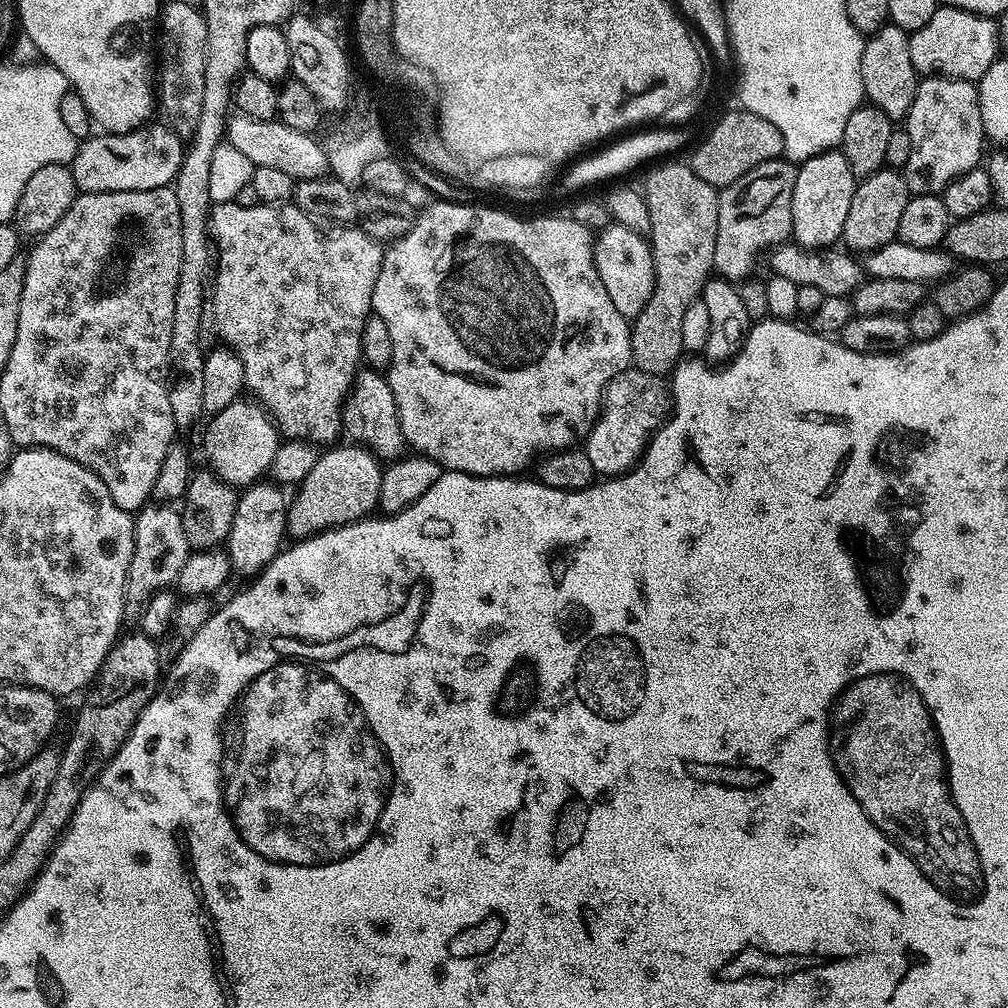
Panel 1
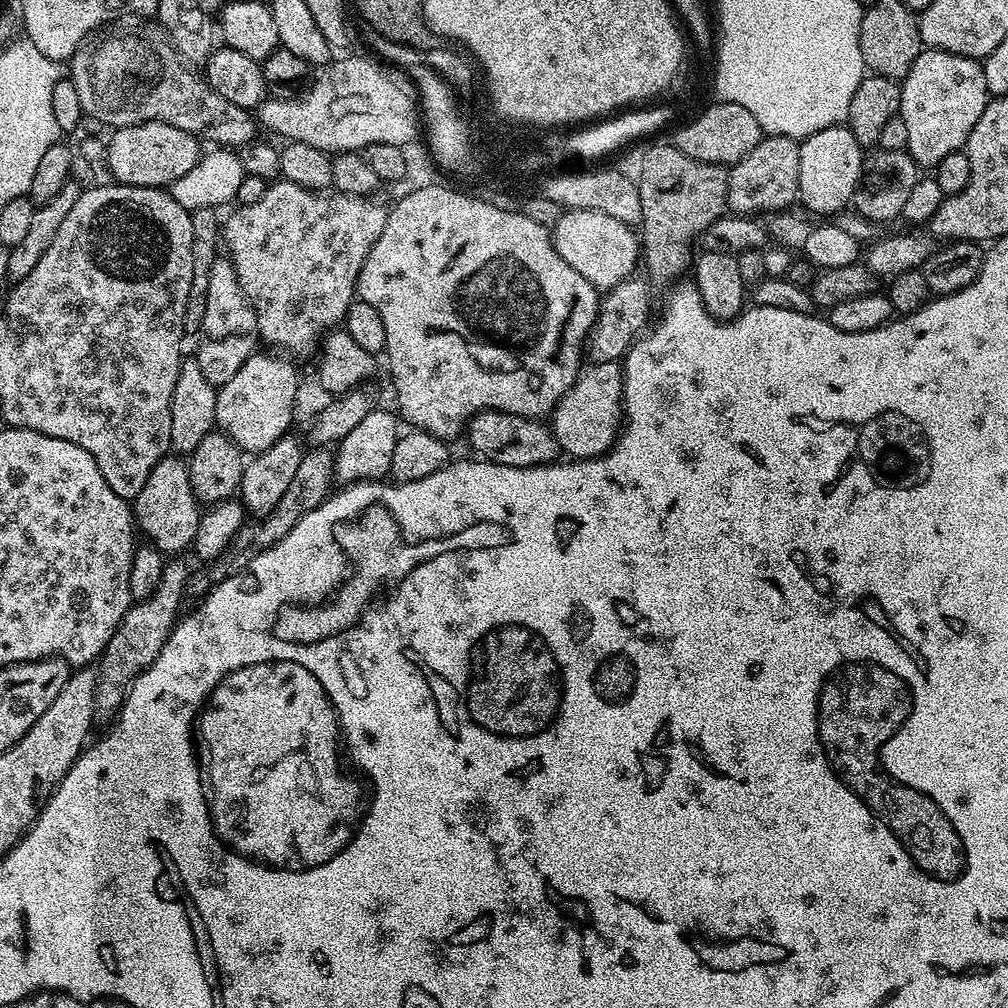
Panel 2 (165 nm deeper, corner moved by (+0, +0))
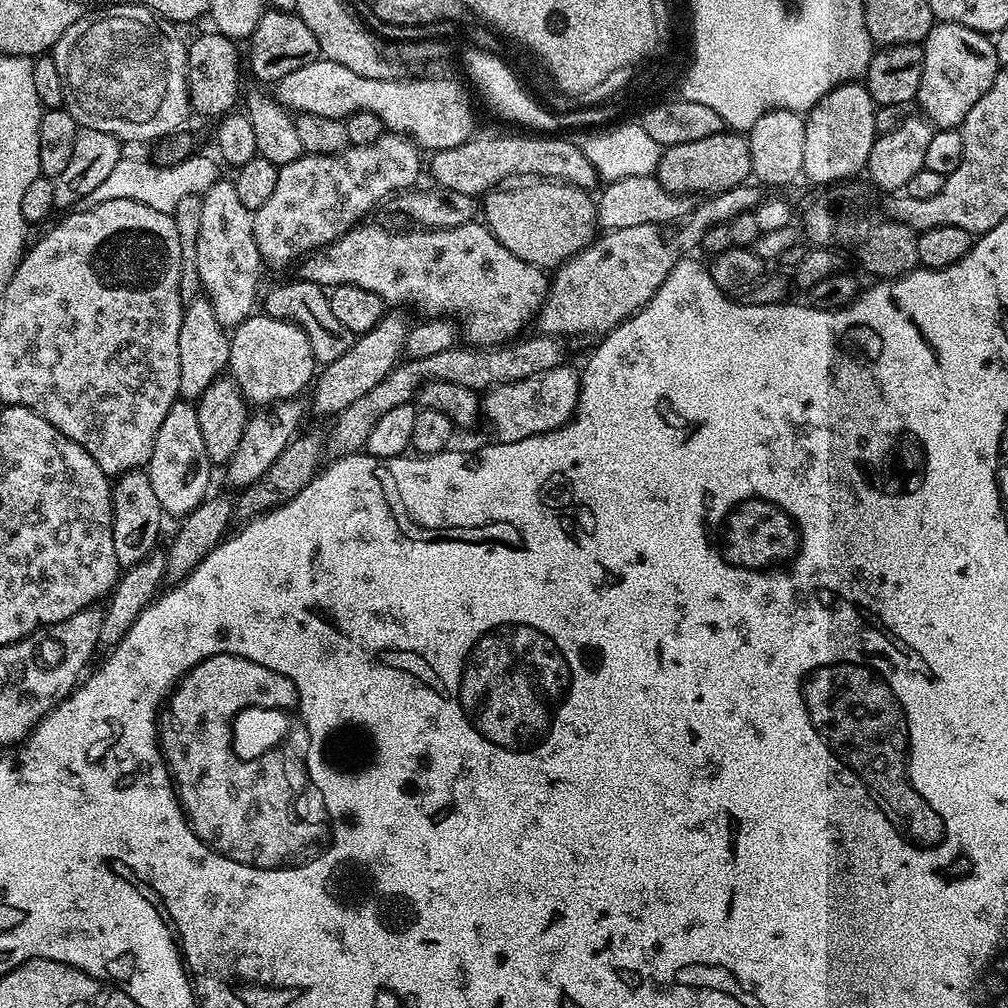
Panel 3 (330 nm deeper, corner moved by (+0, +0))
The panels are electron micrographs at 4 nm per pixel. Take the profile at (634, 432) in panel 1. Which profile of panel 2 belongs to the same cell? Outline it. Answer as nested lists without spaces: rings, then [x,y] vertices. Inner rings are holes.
[[[620,360],[589,363],[572,384],[571,390],[556,403],[550,414],[550,427],[561,451],[578,460],[602,456],[616,442],[622,427],[624,374]]]

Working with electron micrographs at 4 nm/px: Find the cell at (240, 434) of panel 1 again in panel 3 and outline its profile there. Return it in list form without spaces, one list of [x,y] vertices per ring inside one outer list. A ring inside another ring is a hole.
[[[253,314],[247,320],[236,325],[230,336],[230,354],[228,368],[231,379],[235,380],[240,393],[252,406],[271,406],[279,400],[291,400],[301,395],[300,391],[307,389],[313,383],[318,372],[318,361],[310,350],[310,338],[297,324],[290,320],[279,320],[273,316]]]

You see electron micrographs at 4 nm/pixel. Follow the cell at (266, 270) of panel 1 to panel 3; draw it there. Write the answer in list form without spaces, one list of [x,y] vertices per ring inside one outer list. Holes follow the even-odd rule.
[[[385,134],[374,142],[370,142],[366,146],[349,146],[342,152],[336,152],[332,156],[309,156],[307,154],[299,156],[294,162],[289,164],[279,165],[279,172],[277,174],[277,182],[275,183],[274,192],[270,198],[263,203],[262,207],[252,213],[252,221],[254,222],[254,238],[256,245],[260,251],[260,259],[265,265],[268,264],[288,264],[299,261],[305,254],[311,254],[318,248],[325,248],[327,244],[333,244],[339,236],[345,236],[352,228],[357,227],[365,219],[363,218],[367,212],[372,212],[380,203],[383,202],[387,196],[395,197],[397,194],[411,189],[412,184],[420,176],[420,155],[421,149],[418,147],[416,141],[408,139],[406,136],[399,134]]]

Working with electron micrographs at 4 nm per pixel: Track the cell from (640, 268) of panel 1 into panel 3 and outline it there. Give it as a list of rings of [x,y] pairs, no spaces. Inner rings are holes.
[[[536,178],[521,184],[521,188],[504,186],[490,191],[482,200],[483,223],[510,254],[537,268],[552,270],[596,240],[596,200],[588,197],[585,189],[556,179]]]

